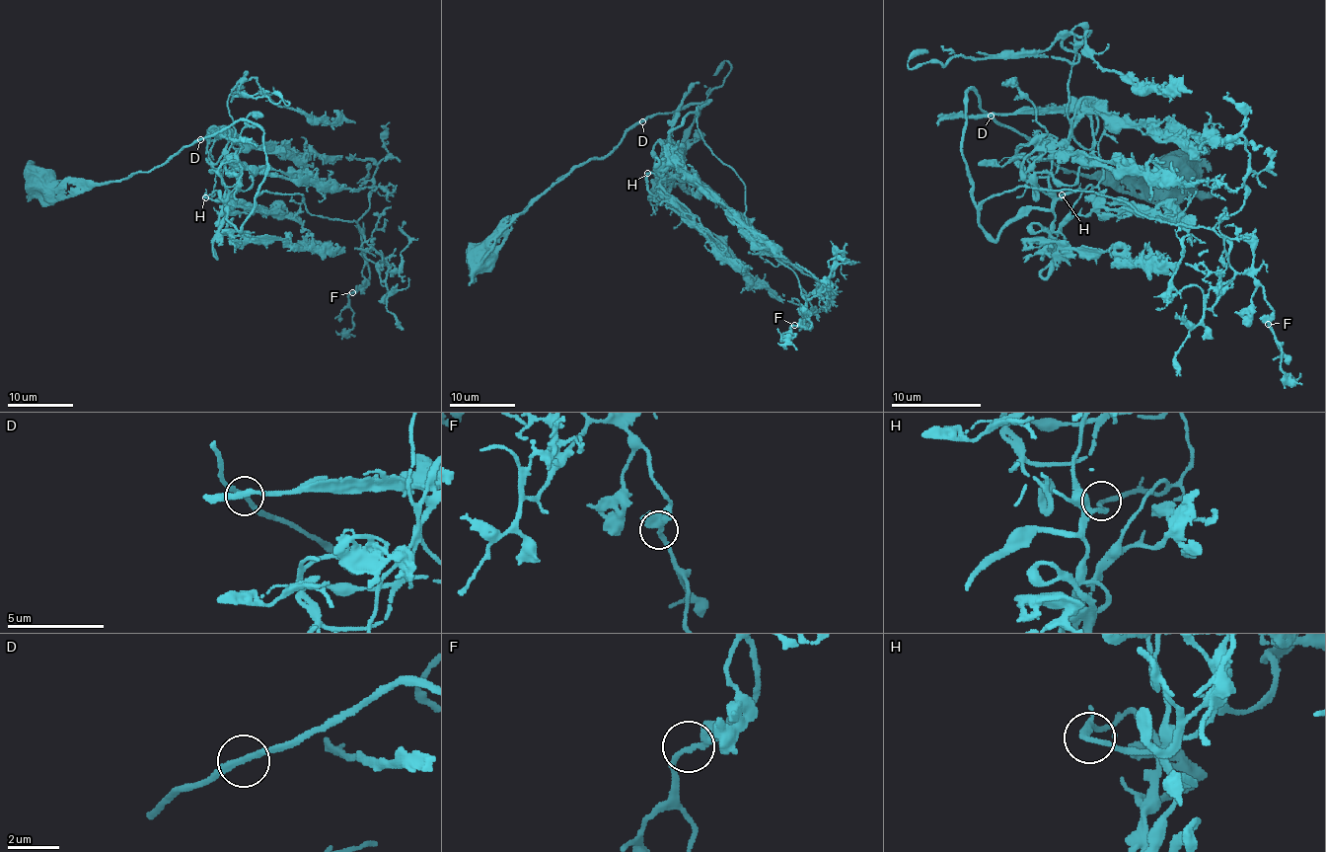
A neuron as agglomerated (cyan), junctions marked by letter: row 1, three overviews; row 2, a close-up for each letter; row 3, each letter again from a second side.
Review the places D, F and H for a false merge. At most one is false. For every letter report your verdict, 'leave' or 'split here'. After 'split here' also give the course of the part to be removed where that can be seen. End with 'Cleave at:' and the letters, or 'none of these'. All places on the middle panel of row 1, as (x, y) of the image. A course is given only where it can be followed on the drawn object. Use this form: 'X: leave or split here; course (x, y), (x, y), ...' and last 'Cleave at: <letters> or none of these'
D: leave
F: leave
H: leave
Cleave at: none of these

